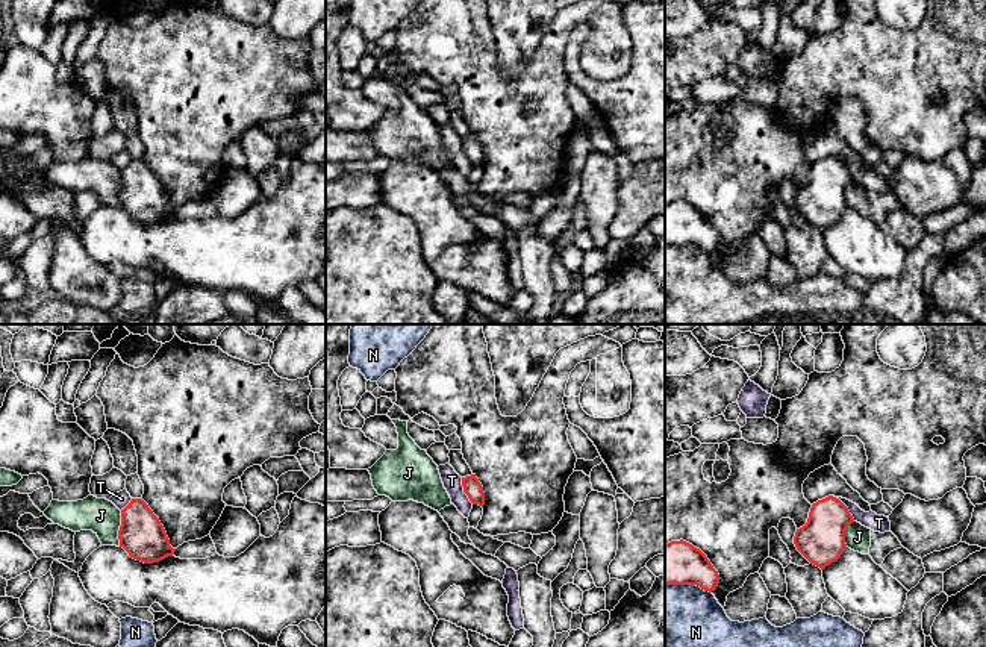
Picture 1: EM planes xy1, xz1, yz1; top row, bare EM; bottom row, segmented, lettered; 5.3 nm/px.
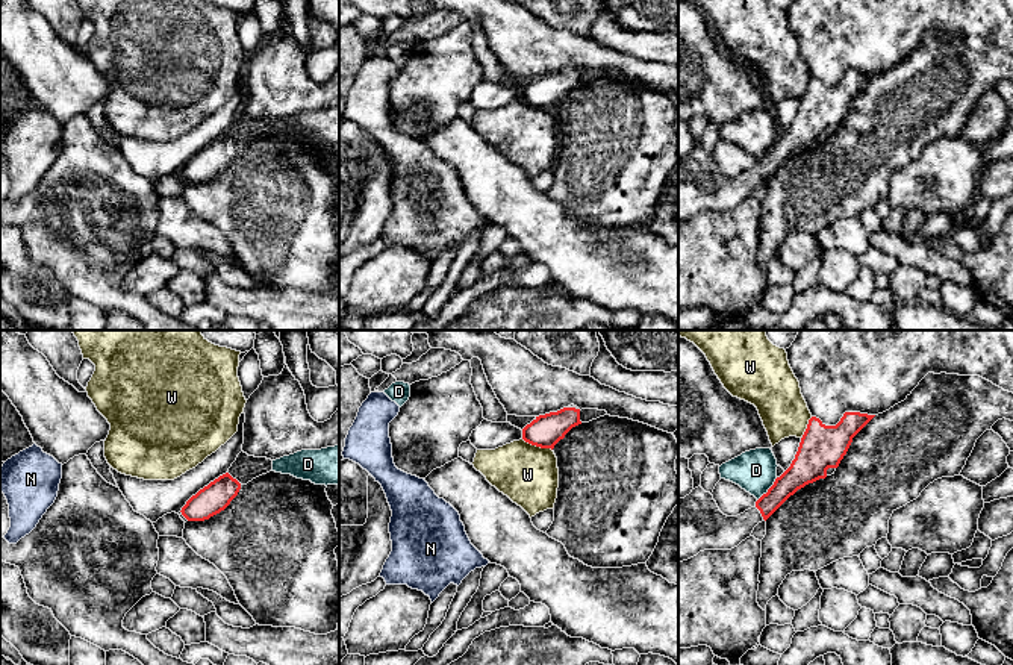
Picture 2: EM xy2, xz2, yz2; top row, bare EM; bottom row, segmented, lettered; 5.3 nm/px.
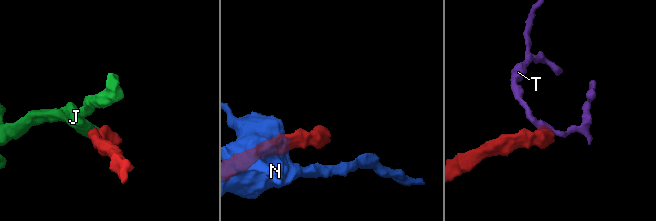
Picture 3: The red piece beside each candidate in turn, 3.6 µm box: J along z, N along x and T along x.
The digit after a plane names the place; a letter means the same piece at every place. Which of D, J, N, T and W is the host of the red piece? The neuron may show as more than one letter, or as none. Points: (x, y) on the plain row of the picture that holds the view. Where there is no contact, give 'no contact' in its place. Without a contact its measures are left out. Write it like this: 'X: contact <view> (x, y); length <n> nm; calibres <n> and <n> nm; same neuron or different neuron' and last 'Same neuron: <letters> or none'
D: contact yz2 (768, 150); length 170 nm; calibres 170 and 220 nm; different neuron
J: contact xy1 (120, 190); length 190 nm; calibres 240 and 190 nm; different neuron
N: contact yz1 (688, 244); length 260 nm; calibres 240 and 480 nm; different neuron
T: contact yz1 (845, 167); length 180 nm; calibres 240 and 100 nm; different neuron
W: contact xz2 (538, 106); length 170 nm; calibres 170 and 320 nm; different neuron
Same neuron: none

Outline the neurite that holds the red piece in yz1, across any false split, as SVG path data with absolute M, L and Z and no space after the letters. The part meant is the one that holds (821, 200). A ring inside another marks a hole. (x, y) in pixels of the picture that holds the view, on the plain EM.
M828 156L812 165L807 183L797 189L794 205L813 226L824 230L848 209L845 191L854 183L848 168Z

